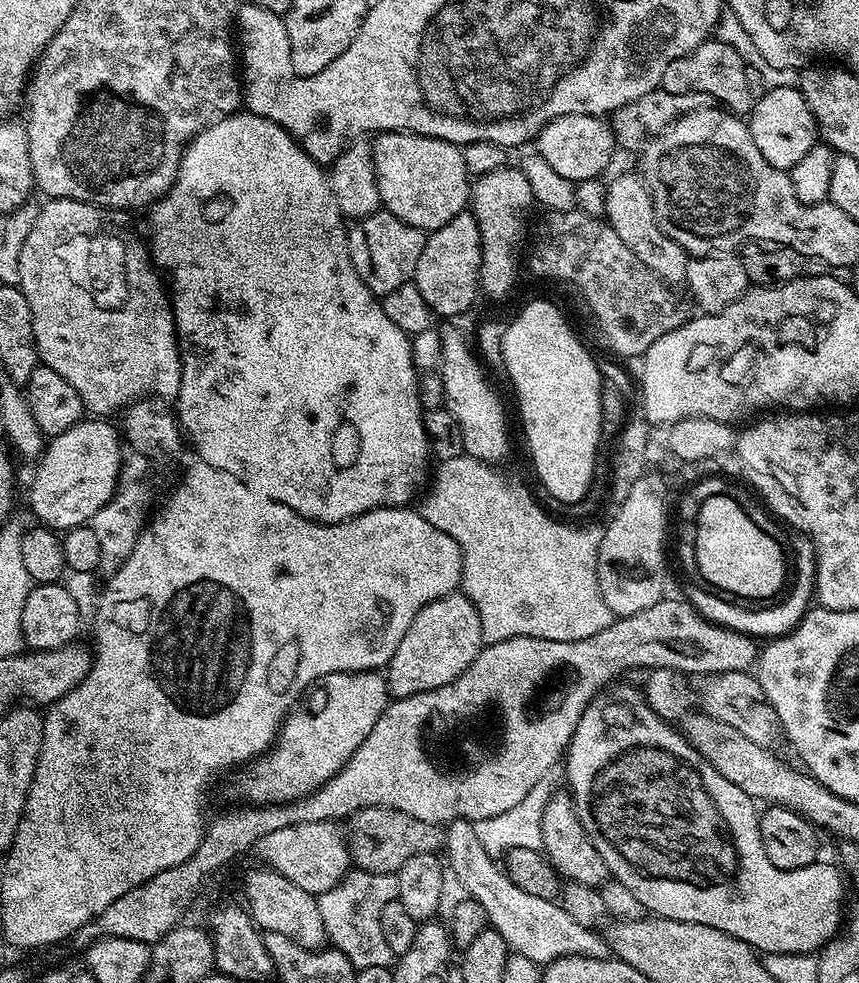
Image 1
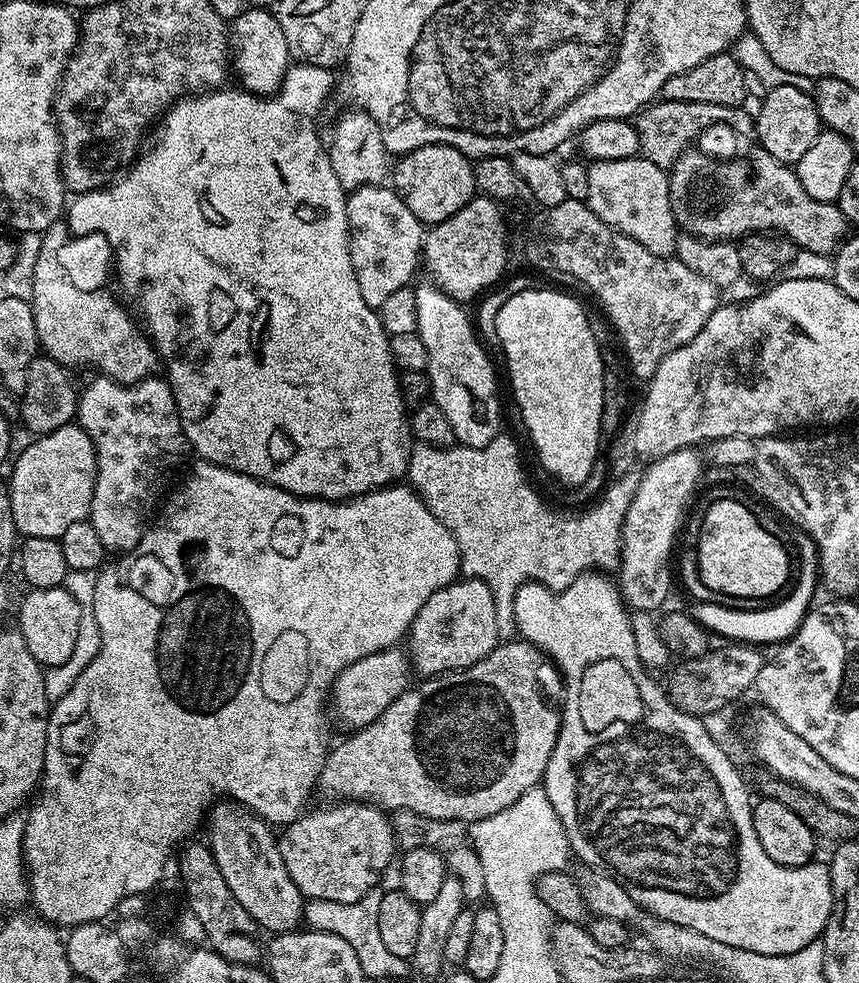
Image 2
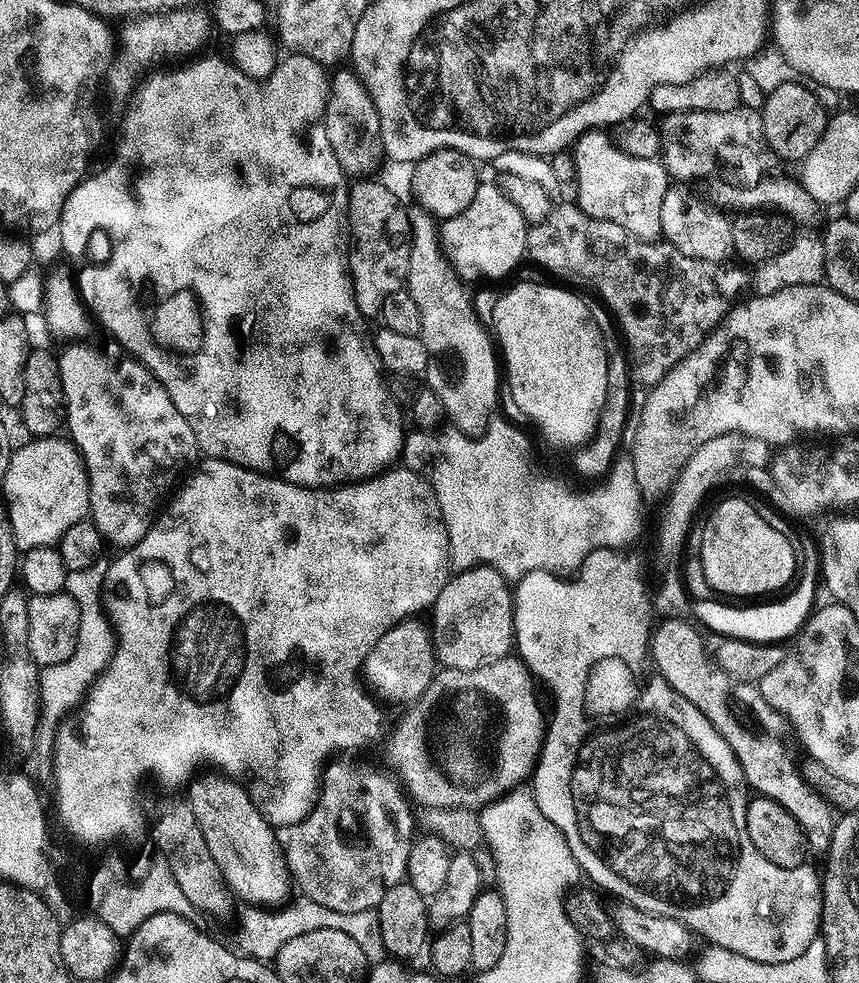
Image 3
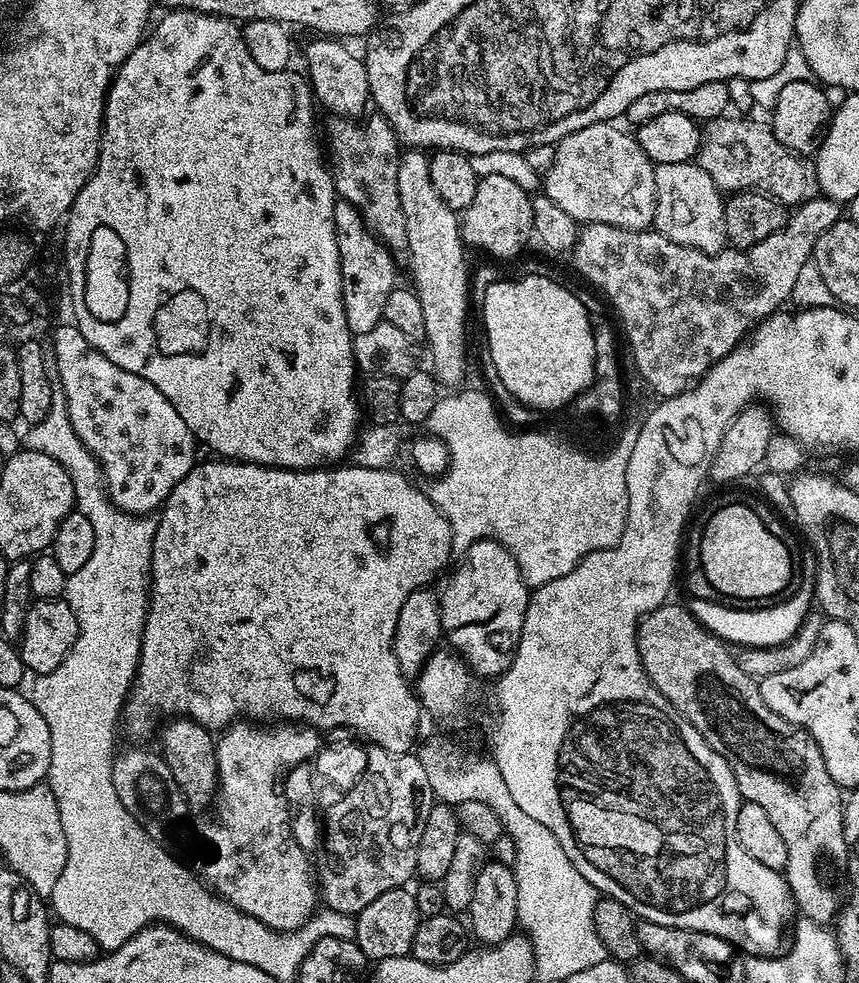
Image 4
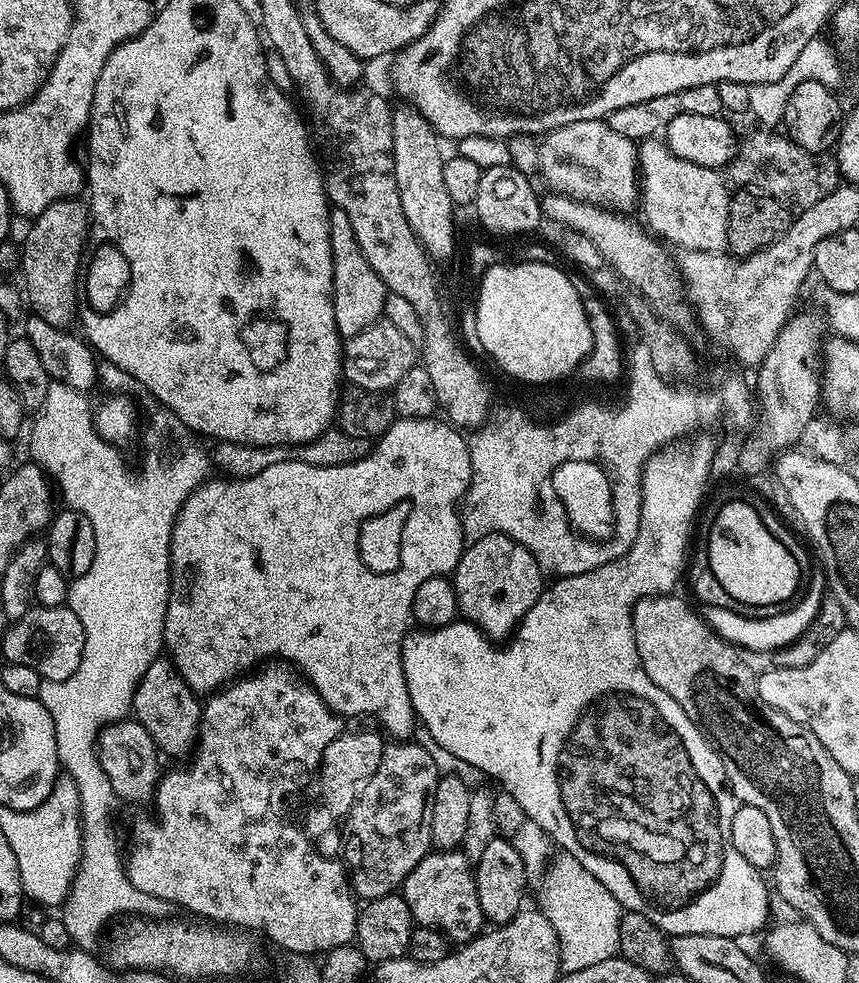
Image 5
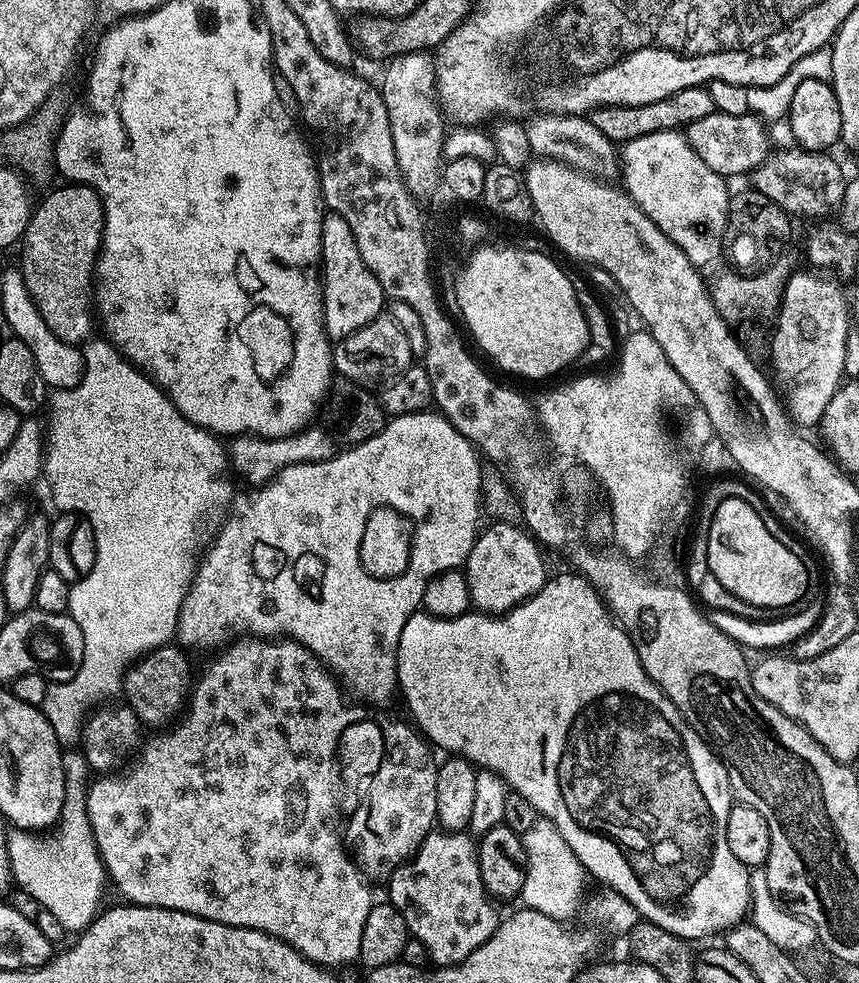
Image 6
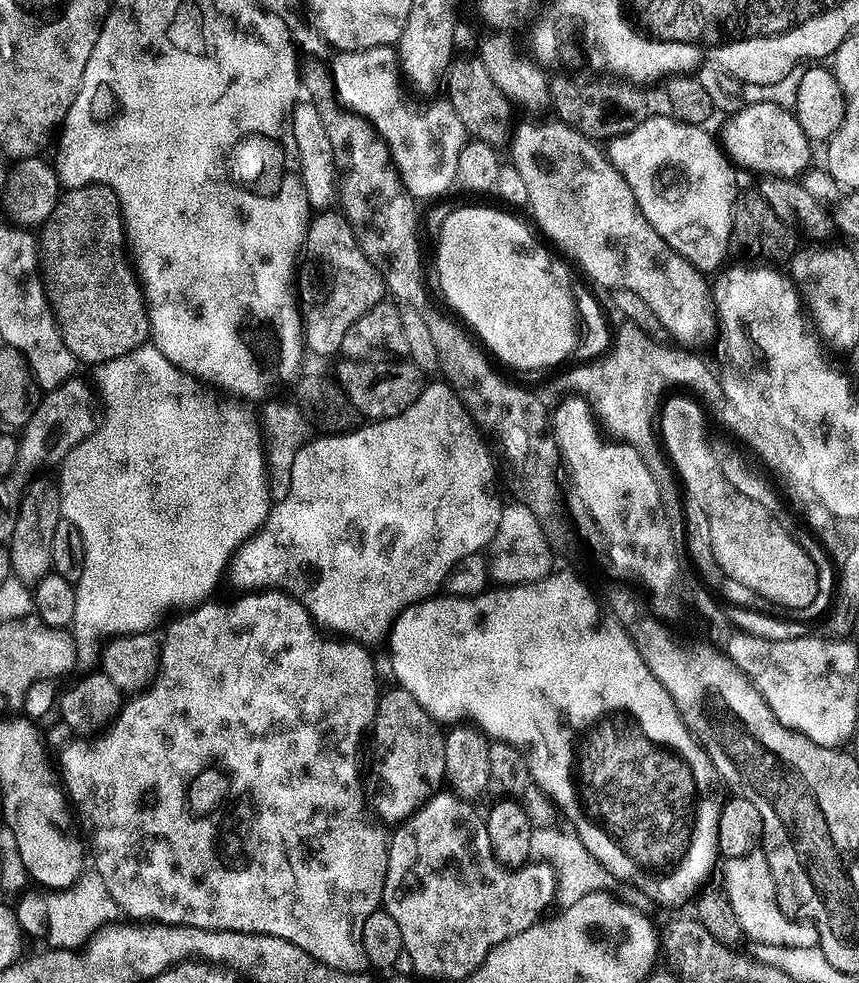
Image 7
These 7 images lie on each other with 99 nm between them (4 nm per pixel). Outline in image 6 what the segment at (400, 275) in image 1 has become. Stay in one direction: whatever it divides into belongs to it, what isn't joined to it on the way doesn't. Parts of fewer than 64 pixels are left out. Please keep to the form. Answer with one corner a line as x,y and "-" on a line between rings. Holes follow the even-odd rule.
335,214
325,215
320,238
320,266
324,293
324,327
329,333
349,336
354,330
366,326
386,308
386,297
378,278
362,262
358,242
346,226
346,218

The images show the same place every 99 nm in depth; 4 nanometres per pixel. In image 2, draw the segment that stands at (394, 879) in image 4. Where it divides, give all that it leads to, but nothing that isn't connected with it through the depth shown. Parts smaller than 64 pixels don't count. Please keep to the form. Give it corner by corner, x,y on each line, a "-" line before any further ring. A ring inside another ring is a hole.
332,802
329,805
314,812
305,811
279,833
282,862
290,878
294,878
294,886
308,900
358,902
377,887
375,884
391,864
393,867
398,852
394,824
389,813
374,804

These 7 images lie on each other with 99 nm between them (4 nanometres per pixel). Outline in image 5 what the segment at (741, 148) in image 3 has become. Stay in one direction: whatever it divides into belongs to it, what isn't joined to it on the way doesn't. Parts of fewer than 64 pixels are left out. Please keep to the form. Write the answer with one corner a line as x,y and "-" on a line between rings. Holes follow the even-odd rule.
772,130
758,131
760,132
739,141
736,157
726,166
727,179
733,185
736,183
741,189
773,196
785,206
797,204
797,209
800,210
814,206
814,202
822,202
826,194
835,192
840,187
840,167
831,155
802,150
802,146
788,139
787,135
775,136
776,132

